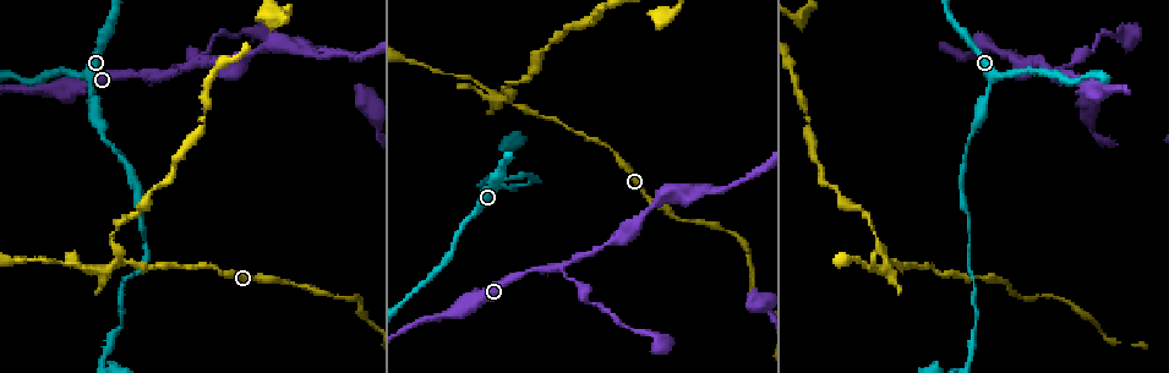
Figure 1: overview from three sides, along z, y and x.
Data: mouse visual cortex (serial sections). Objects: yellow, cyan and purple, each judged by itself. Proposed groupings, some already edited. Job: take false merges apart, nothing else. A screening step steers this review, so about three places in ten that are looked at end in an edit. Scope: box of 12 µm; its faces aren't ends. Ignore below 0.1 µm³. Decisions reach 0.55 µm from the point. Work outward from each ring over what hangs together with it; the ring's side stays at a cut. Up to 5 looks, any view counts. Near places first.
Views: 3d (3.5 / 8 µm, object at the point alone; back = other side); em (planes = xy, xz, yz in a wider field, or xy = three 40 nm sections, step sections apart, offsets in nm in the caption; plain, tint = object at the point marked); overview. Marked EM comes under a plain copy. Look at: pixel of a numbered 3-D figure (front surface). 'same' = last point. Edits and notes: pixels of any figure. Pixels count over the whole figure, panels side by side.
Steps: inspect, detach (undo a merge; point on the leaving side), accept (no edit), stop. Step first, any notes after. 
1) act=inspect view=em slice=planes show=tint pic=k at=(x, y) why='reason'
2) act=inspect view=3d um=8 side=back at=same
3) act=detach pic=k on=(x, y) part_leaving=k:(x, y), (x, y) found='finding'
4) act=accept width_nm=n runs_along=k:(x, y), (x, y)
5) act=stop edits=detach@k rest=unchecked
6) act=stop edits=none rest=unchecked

act=inspect view=3d um=8 pic=1 at=(560, 265) why='thick turns thin'

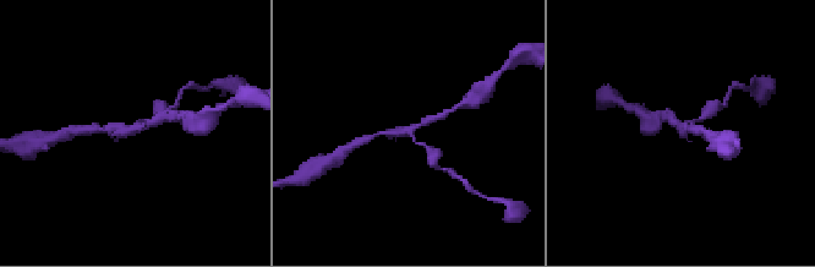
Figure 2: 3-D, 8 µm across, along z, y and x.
act=inspect view=em slice=xy step=1 show=tint pic=2 at=(407, 130) why='need the tissue'

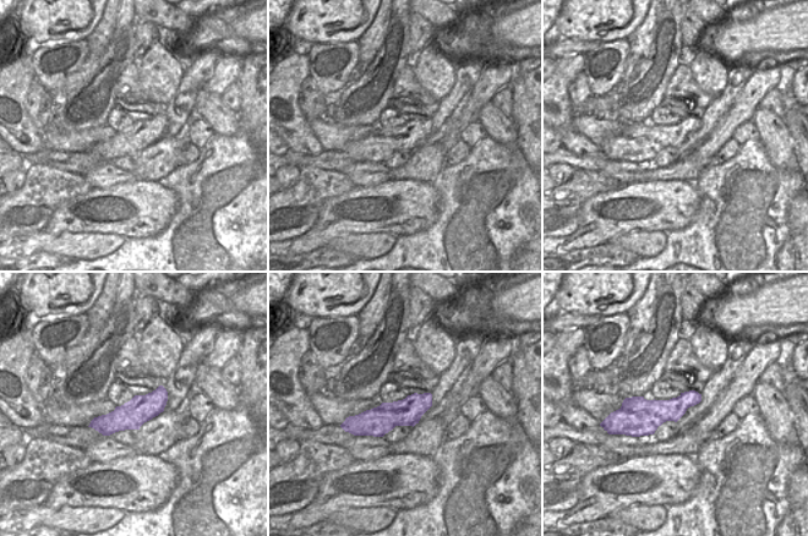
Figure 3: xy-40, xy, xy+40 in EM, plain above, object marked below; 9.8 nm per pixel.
act=accept arm_widths_nm=150,150,200 runs_along=3:(429, 397), (407, 413), (354, 421) found='all the same cell'

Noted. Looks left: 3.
act=inspect view=3d um=8 pic=1 at=(121, 264) why='three arms meet'

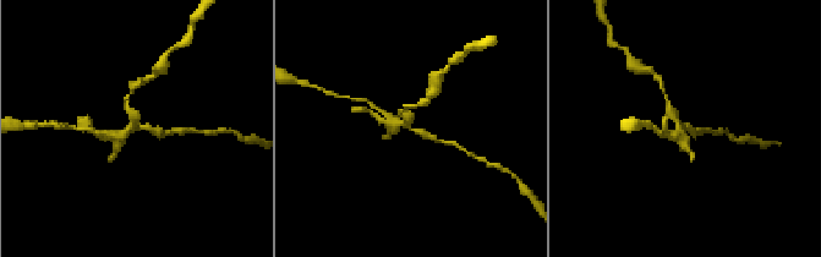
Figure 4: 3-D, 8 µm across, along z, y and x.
act=inspect view=3d um=3.5 pic=4 at=(685, 126)

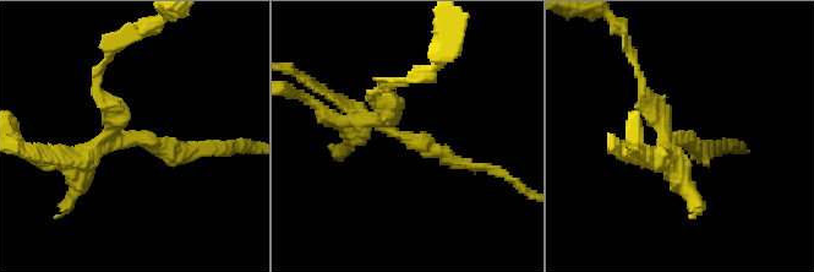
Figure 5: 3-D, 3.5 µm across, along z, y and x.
act=detach pic=5 on=(633, 130) part_leaving=5:(671, 132), (643, 91), (627, 38) found='a second cell is stuck on'

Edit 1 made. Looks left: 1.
act=stop edits=detach@5 rest=unchecked

